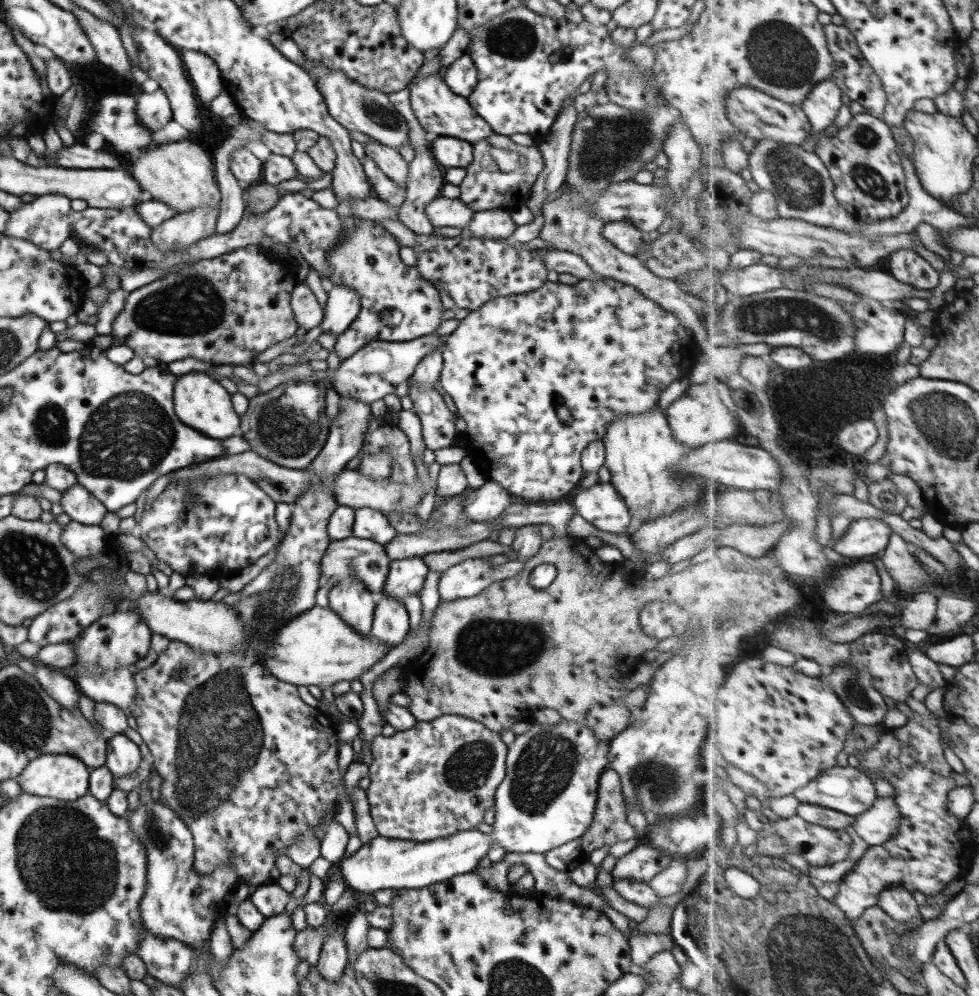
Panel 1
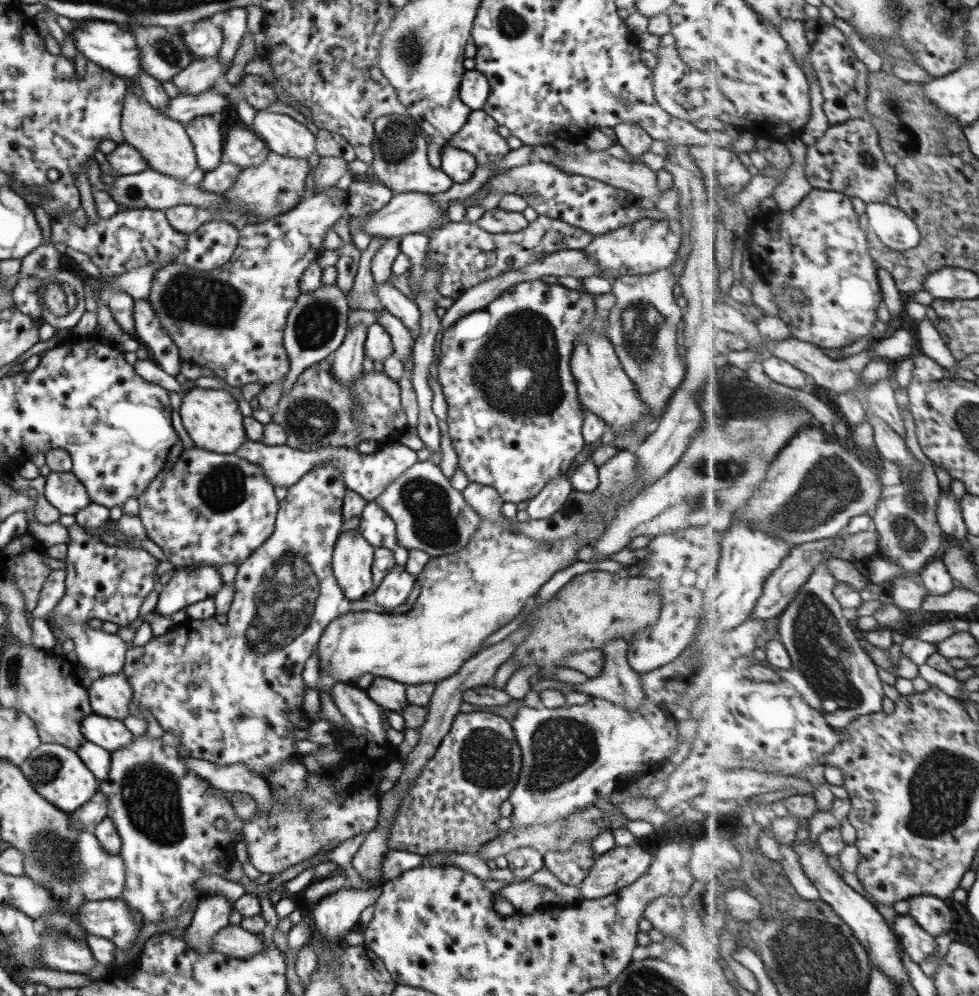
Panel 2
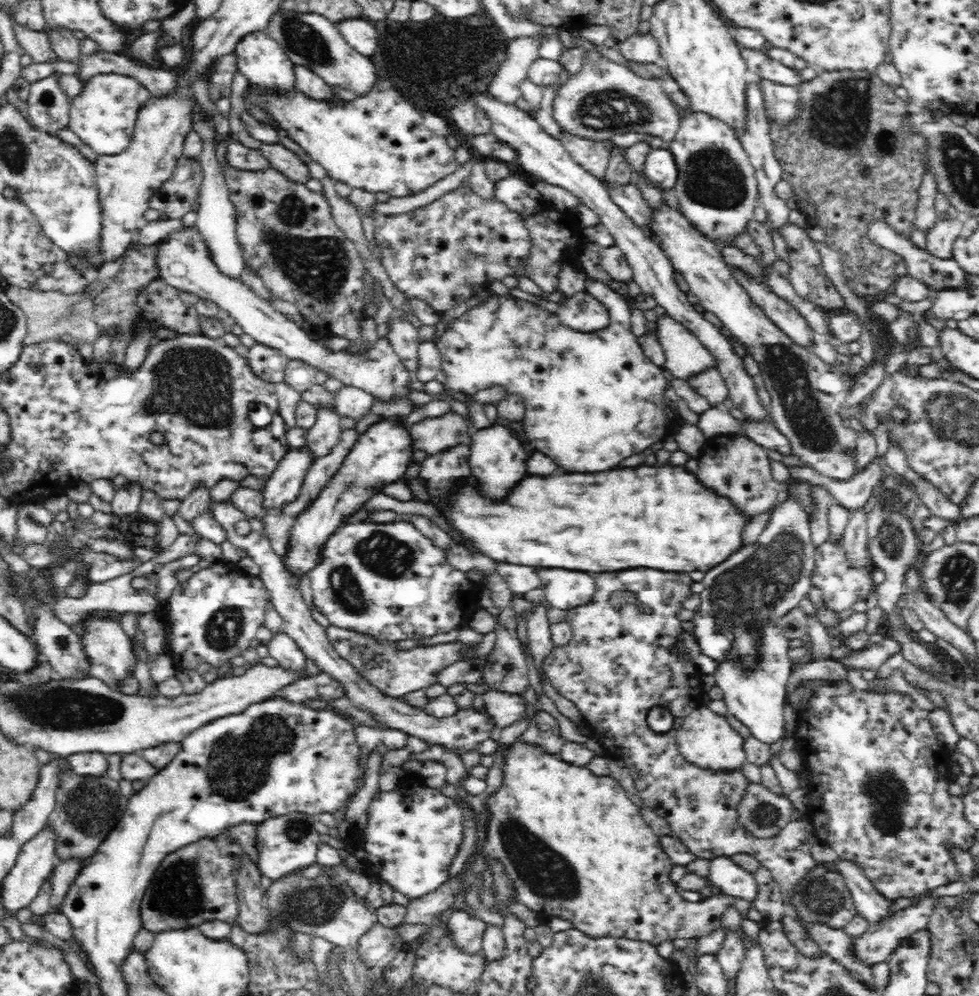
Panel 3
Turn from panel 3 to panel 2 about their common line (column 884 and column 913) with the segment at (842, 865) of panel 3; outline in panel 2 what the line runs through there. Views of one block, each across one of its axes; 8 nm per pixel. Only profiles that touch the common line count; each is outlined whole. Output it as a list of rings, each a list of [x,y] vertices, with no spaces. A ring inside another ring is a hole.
[[[937,896],[912,897],[907,899],[913,918],[935,938],[942,934],[952,934],[954,923],[958,921],[956,911]]]

